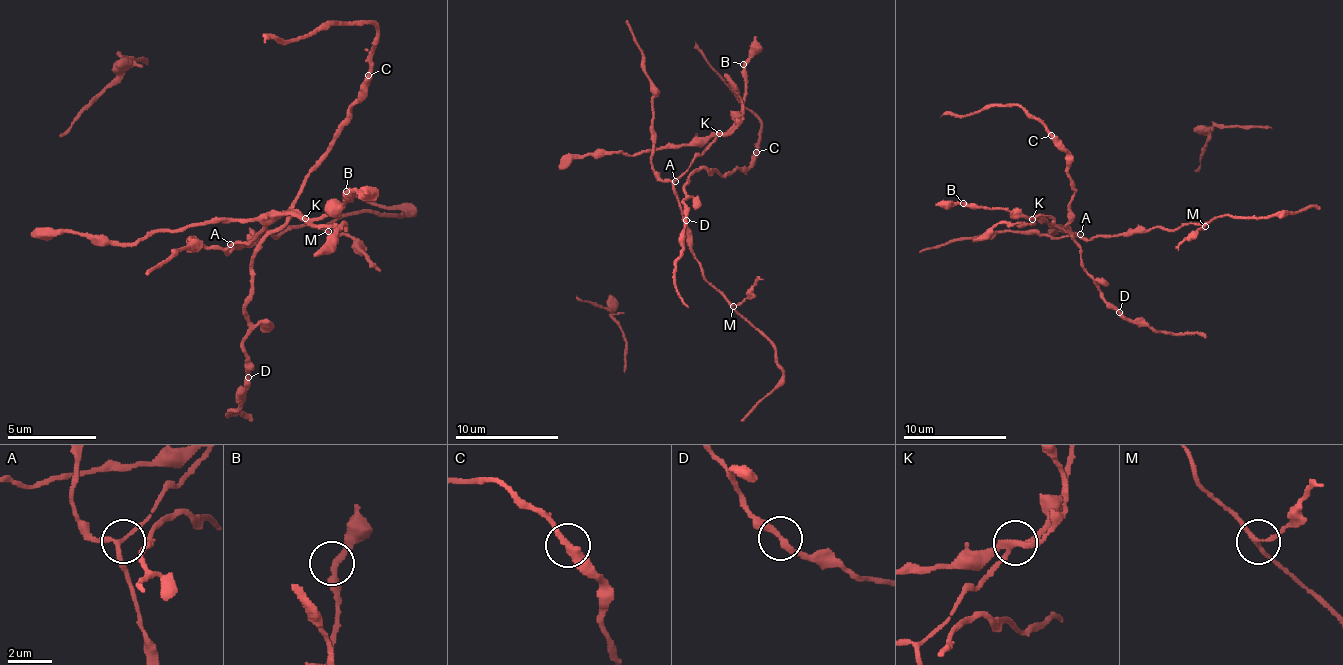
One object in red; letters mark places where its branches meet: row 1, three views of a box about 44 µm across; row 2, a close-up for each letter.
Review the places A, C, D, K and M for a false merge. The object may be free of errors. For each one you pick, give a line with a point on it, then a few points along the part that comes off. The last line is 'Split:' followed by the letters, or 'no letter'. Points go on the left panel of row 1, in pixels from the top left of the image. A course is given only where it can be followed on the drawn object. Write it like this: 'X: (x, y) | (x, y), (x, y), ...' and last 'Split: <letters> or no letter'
K: (305, 218)
Split: K

